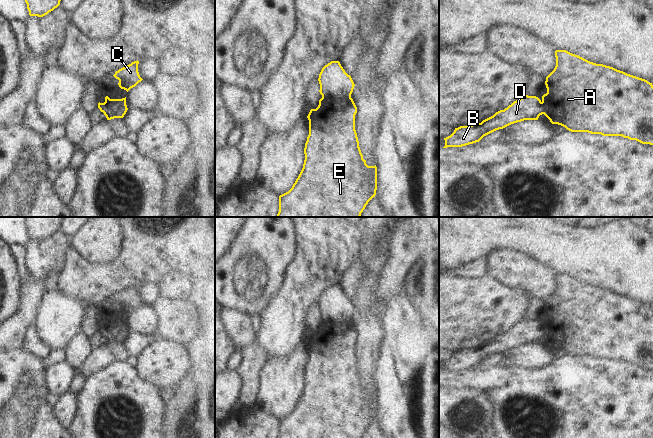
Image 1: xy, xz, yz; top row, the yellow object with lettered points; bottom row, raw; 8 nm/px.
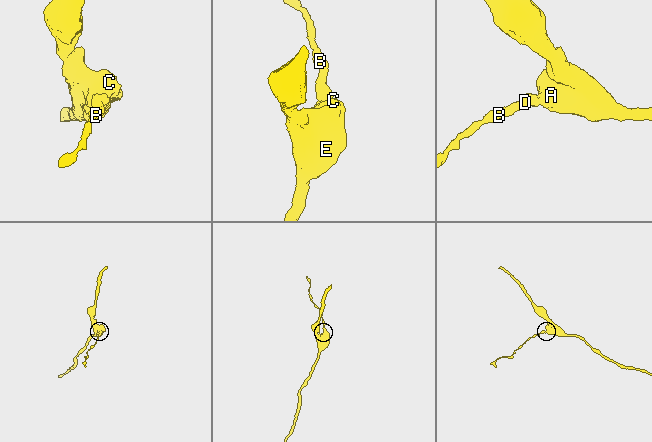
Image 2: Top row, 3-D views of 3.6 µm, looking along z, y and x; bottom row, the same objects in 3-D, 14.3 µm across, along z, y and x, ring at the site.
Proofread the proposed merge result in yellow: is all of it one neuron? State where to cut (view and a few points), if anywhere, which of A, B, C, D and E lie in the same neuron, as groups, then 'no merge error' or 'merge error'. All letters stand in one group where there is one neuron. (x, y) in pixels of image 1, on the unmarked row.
xz (322, 320), (334, 322), (350, 321) | A C E / B D | merge error

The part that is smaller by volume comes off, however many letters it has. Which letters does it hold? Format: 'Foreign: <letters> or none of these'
Foreign: B, D

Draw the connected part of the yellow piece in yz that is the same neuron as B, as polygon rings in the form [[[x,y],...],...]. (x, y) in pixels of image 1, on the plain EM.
[[[525,318],[504,334],[496,336],[481,347],[455,352],[450,360],[444,362],[445,370],[443,372],[462,371],[479,366],[484,360],[496,354],[524,344],[538,344],[542,338],[541,324],[536,320]]]

